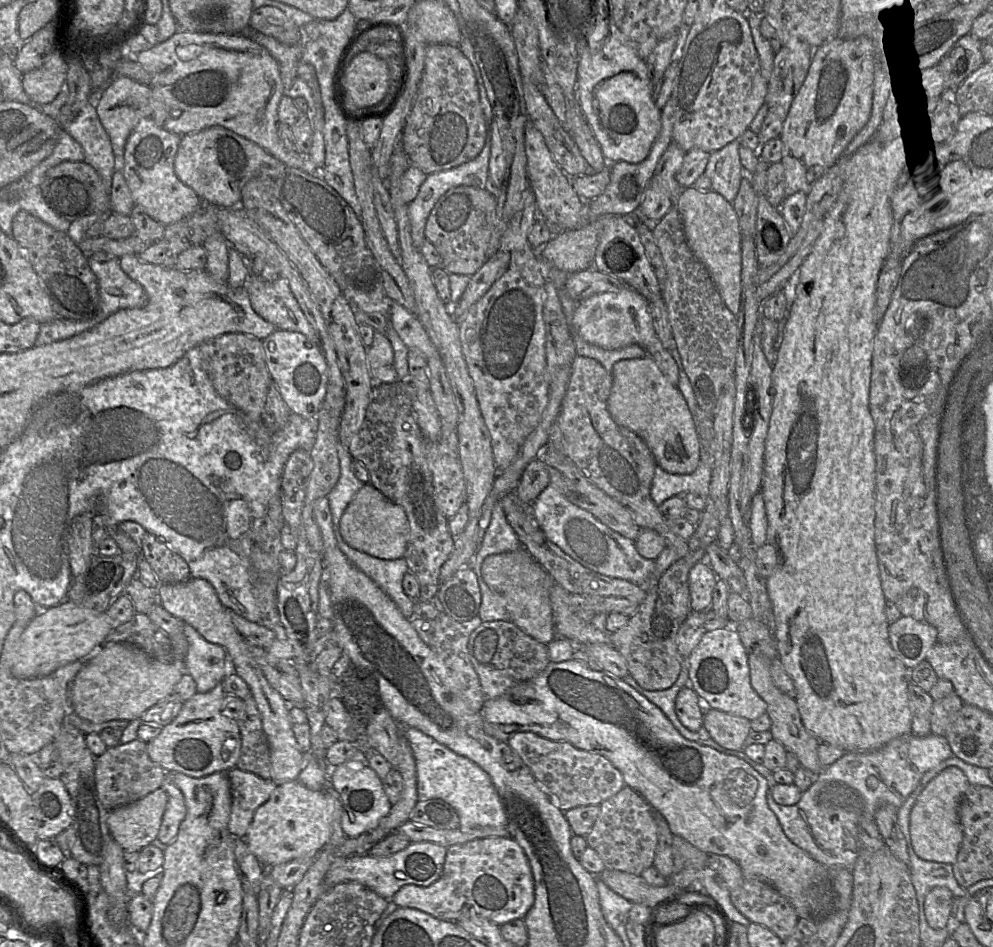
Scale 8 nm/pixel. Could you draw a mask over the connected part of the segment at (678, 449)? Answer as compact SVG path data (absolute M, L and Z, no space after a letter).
M650 356L618 361L612 368L611 376L613 384L607 408L612 419L640 437L664 471L680 475L693 473L700 461L700 438L687 403L677 387L671 384Z

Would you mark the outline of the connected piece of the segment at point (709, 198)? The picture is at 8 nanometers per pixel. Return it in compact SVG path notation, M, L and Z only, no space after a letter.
M688 187L680 194L675 206L682 217L689 247L709 272L727 308L737 316L742 294L742 233L733 203L713 190L700 191L695 187Z

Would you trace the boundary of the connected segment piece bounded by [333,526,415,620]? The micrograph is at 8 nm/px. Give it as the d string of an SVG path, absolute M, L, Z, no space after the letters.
M339 526L333 530L338 547L350 562L370 577L394 601L403 616L411 620L415 601L405 594L402 585L405 574L409 572L405 559L385 560L360 552L344 541Z

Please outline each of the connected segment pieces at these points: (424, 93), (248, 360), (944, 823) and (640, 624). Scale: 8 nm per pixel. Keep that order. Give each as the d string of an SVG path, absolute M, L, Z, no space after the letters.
M455 44L426 45L422 79L399 143L410 165L428 175L469 162L482 151L489 131L469 59Z
M227 333L205 341L199 347L203 368L216 392L253 420L262 420L267 392L272 384L264 360L262 340L243 333Z
M949 767L931 780L916 799L910 813L910 837L915 854L926 861L954 864L963 840L959 819L960 802L969 789L970 783L965 774L957 767Z
M657 586L642 588L647 591L646 599L628 623L612 633L611 645L625 658L629 674L636 684L649 691L666 690L677 681L682 669L683 660L677 648L681 622L664 607Z

